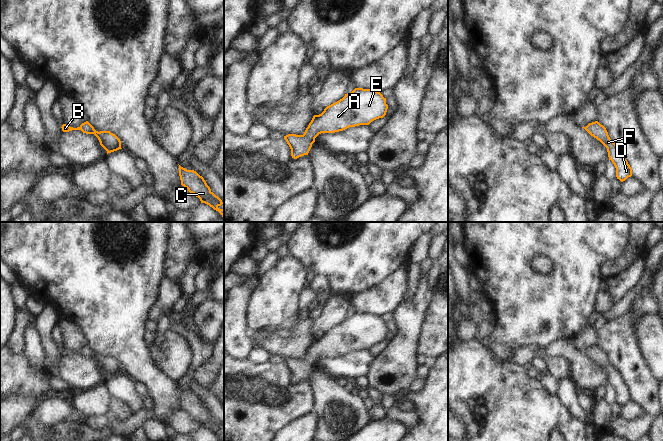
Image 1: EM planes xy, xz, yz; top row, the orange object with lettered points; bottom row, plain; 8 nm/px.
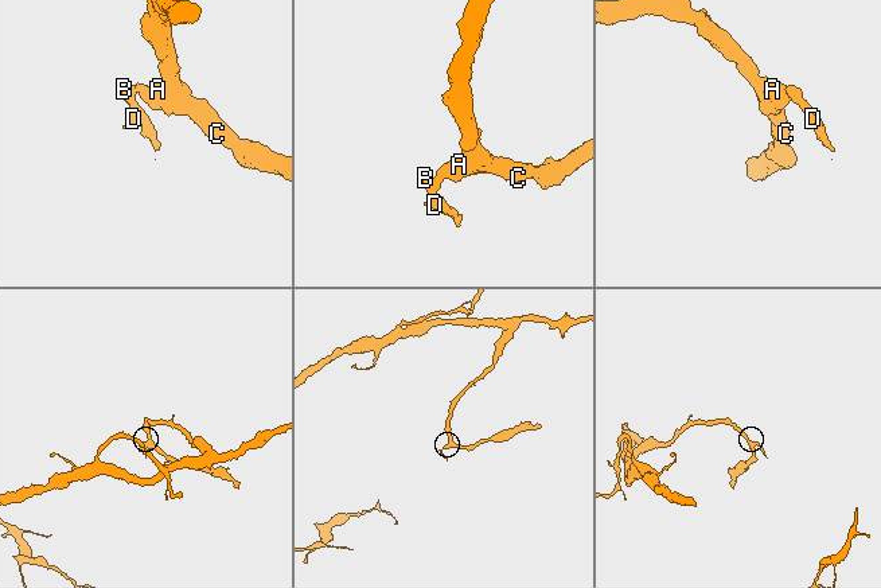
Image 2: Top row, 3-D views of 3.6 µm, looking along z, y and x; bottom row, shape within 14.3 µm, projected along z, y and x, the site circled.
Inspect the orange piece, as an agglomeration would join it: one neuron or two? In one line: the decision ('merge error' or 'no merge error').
no merge error

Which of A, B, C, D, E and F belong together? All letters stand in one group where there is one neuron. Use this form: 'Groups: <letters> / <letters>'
Groups: A B C D E F.

